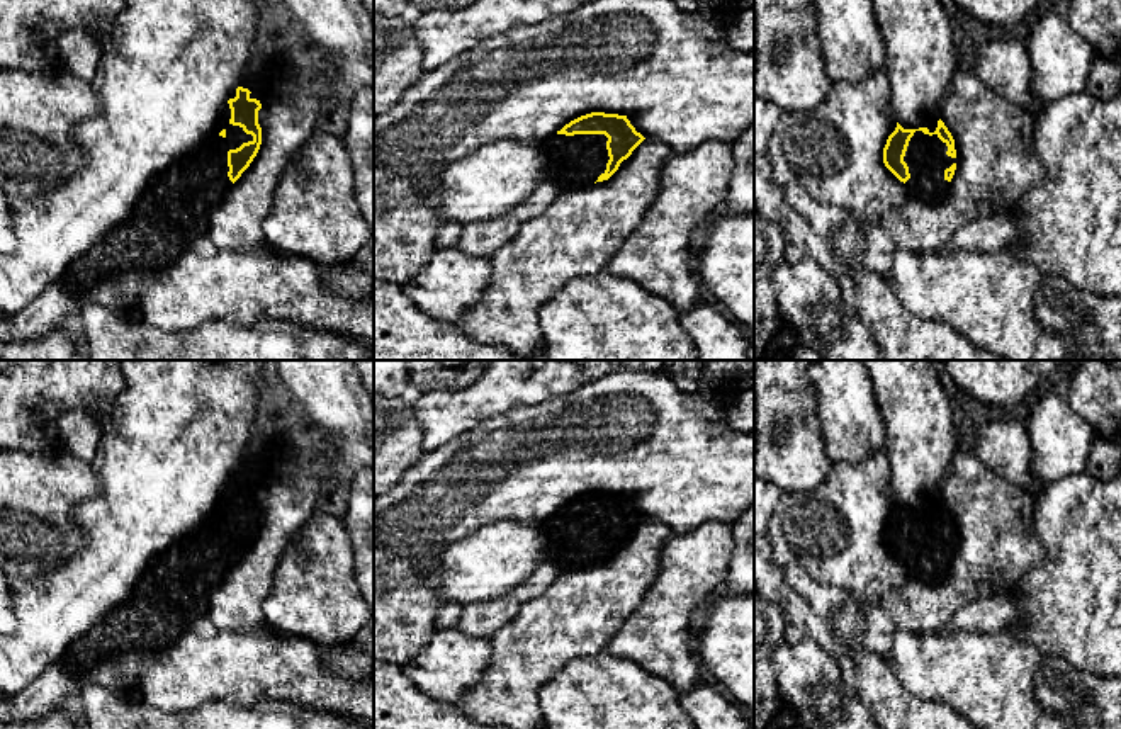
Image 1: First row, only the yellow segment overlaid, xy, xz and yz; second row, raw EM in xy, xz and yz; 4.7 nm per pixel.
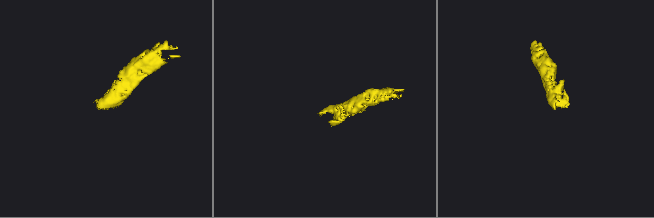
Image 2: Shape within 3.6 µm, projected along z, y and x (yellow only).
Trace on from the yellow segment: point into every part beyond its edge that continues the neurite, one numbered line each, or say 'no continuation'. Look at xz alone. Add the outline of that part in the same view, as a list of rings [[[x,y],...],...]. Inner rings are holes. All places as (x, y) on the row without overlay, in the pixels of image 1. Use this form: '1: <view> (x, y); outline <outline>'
1: xz (574, 542); outline [[[552,515],[542,522],[549,539],[547,561],[562,571],[593,566],[610,540],[605,515]]]

